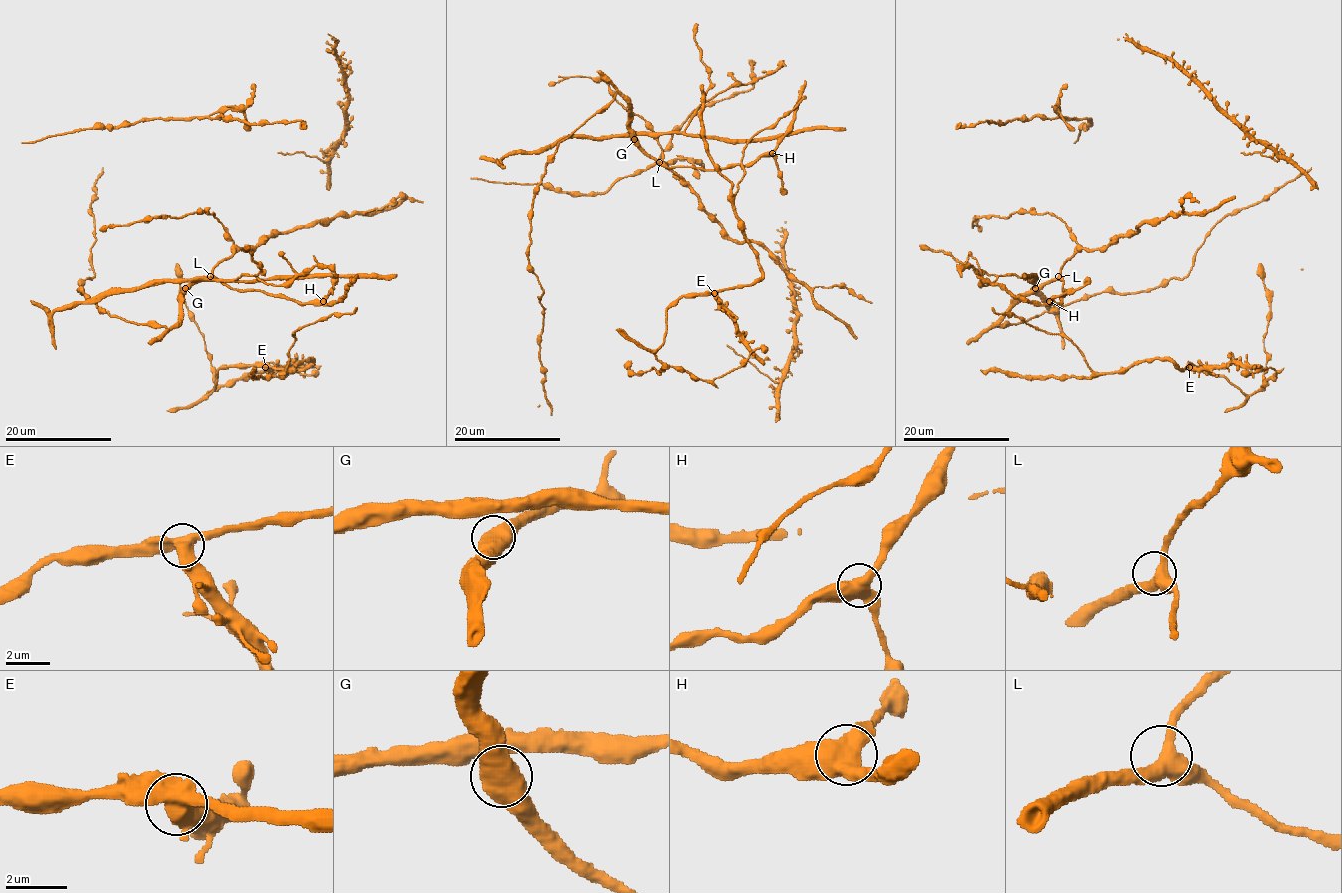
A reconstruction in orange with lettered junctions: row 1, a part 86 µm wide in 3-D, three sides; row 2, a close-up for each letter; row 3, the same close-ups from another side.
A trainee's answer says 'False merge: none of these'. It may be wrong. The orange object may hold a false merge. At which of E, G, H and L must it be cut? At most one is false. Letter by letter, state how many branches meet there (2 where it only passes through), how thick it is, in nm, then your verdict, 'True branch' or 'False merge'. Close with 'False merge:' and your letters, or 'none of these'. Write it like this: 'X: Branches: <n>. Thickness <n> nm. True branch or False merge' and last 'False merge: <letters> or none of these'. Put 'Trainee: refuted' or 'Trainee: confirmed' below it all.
E: Branches: 3. Thickness 500 nm. False merge
G: Branches: 3. Thickness 480 nm. True branch
H: Branches: 3. Thickness 500 nm. True branch
L: Branches: 3. Thickness 400 nm. True branch
False merge: E
Trainee: refuted

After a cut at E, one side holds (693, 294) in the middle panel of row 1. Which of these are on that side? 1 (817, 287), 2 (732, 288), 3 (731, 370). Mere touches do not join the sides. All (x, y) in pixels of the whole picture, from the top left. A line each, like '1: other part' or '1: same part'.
1: same part
2: same part
3: same part

